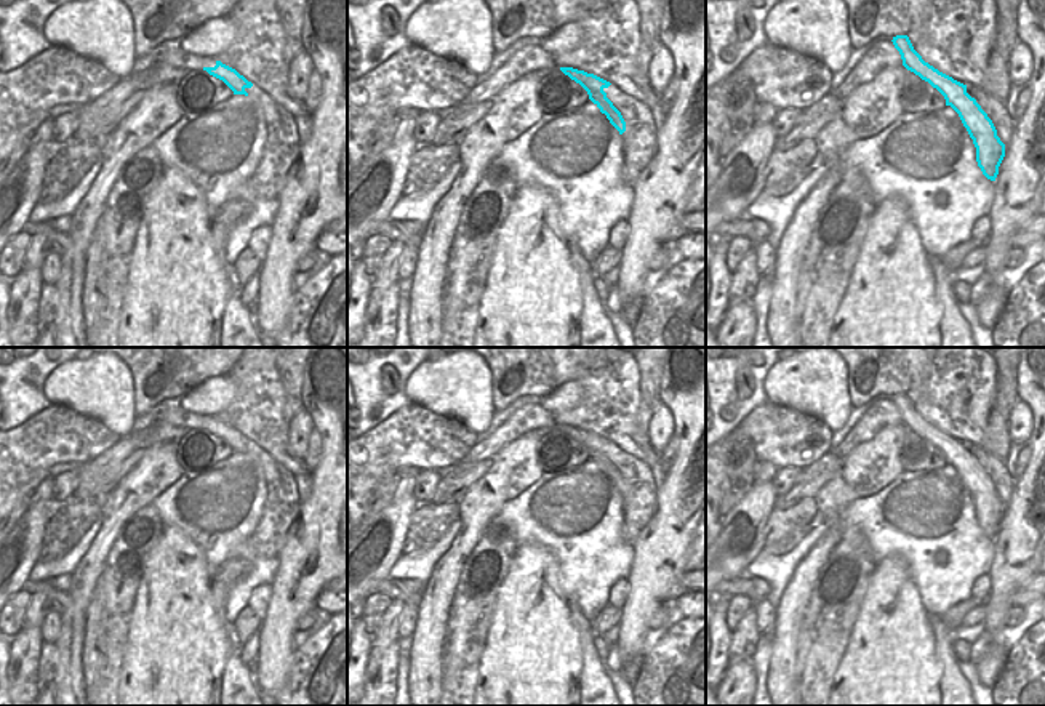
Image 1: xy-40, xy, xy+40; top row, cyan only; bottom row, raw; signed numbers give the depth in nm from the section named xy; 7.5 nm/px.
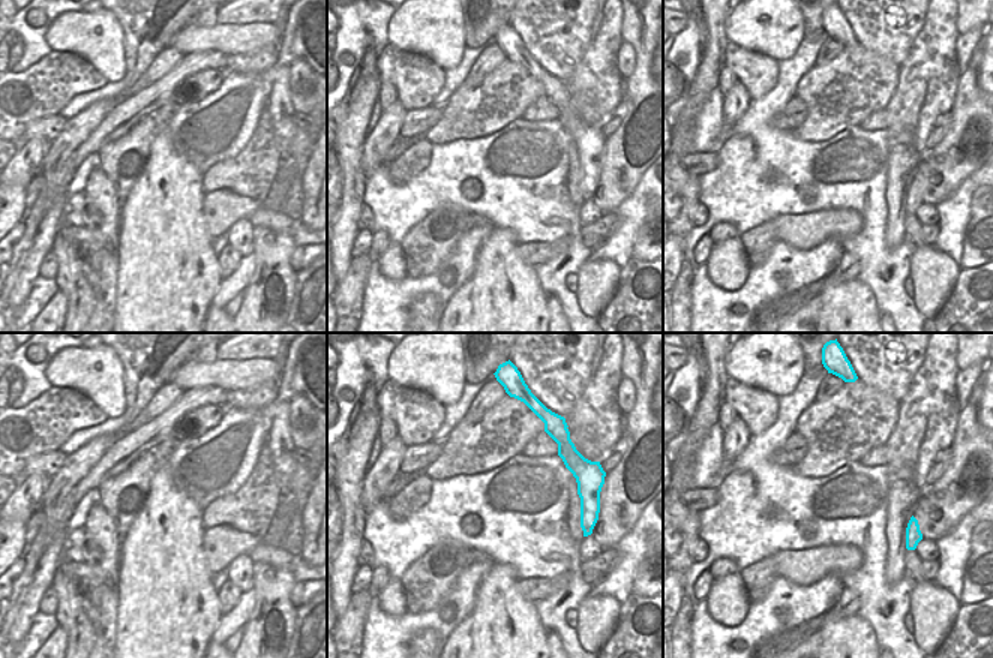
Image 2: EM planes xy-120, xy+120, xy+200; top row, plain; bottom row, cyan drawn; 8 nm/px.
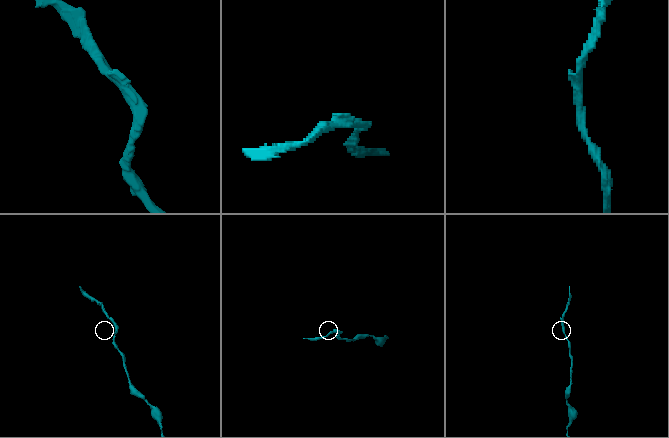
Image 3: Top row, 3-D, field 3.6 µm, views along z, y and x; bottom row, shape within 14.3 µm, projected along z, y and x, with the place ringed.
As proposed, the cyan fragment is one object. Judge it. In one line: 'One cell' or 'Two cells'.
One cell.

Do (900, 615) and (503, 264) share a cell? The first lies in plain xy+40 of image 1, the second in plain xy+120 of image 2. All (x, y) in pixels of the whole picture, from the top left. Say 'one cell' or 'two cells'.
one cell

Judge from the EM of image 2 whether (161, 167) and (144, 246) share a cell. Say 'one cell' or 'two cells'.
one cell

